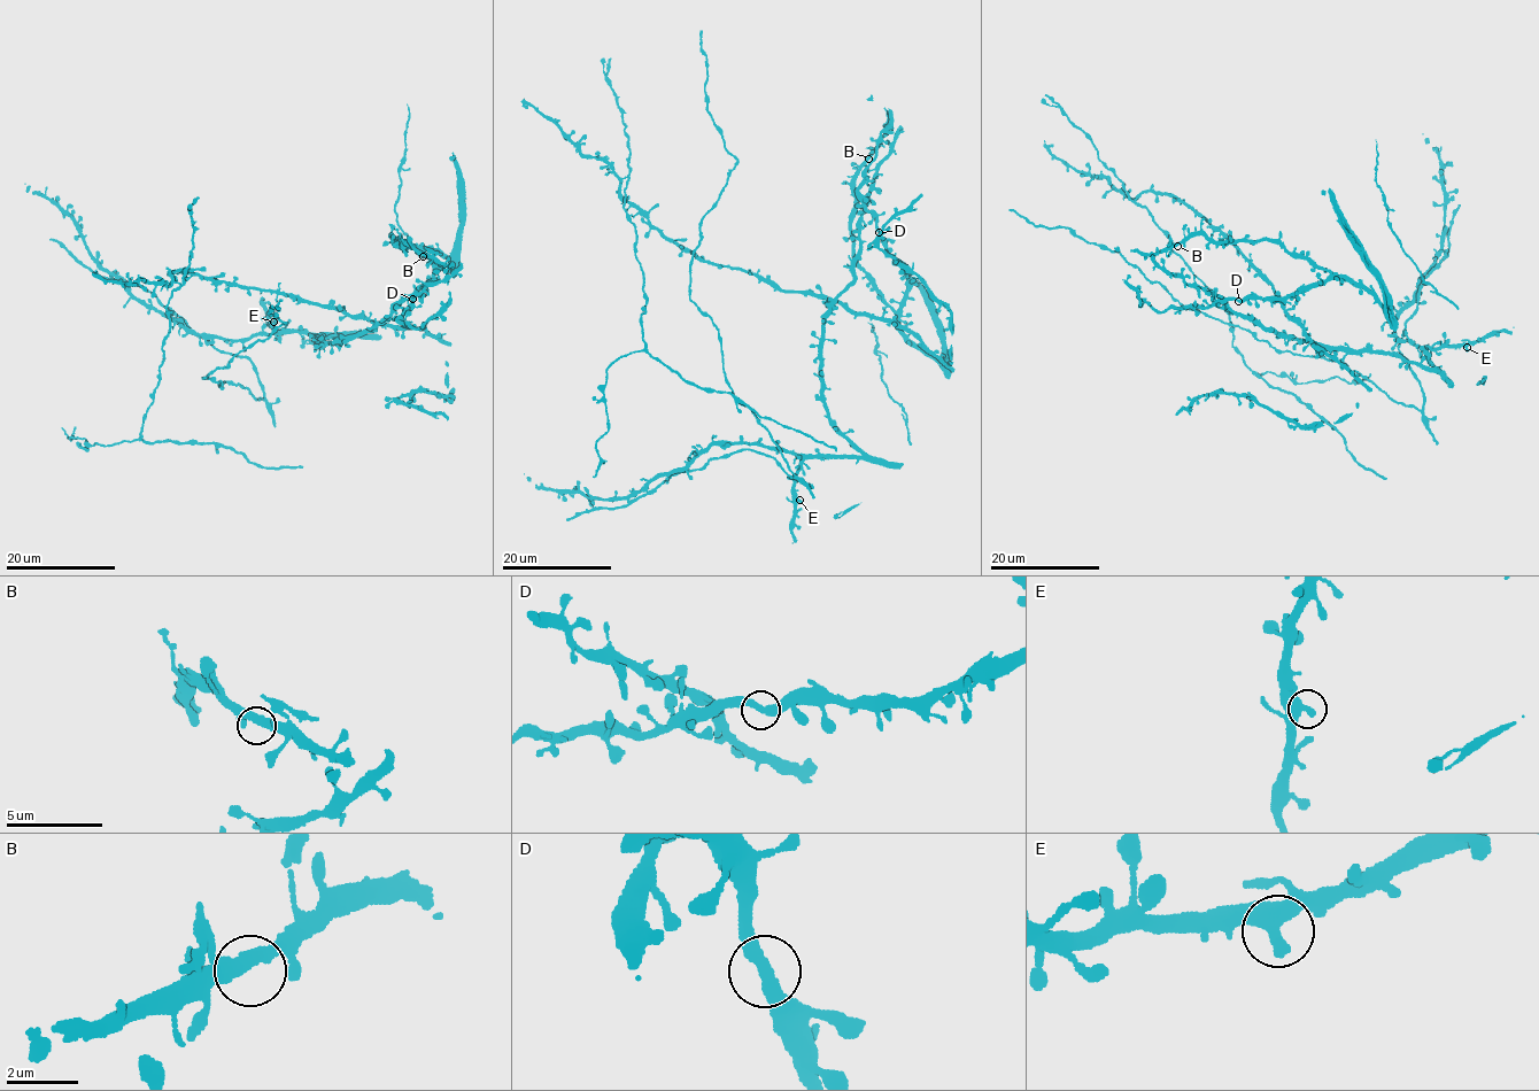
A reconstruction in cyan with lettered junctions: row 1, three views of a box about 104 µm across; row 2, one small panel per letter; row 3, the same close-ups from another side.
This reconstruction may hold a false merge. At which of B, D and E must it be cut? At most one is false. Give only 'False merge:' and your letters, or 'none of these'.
False merge: none of these

